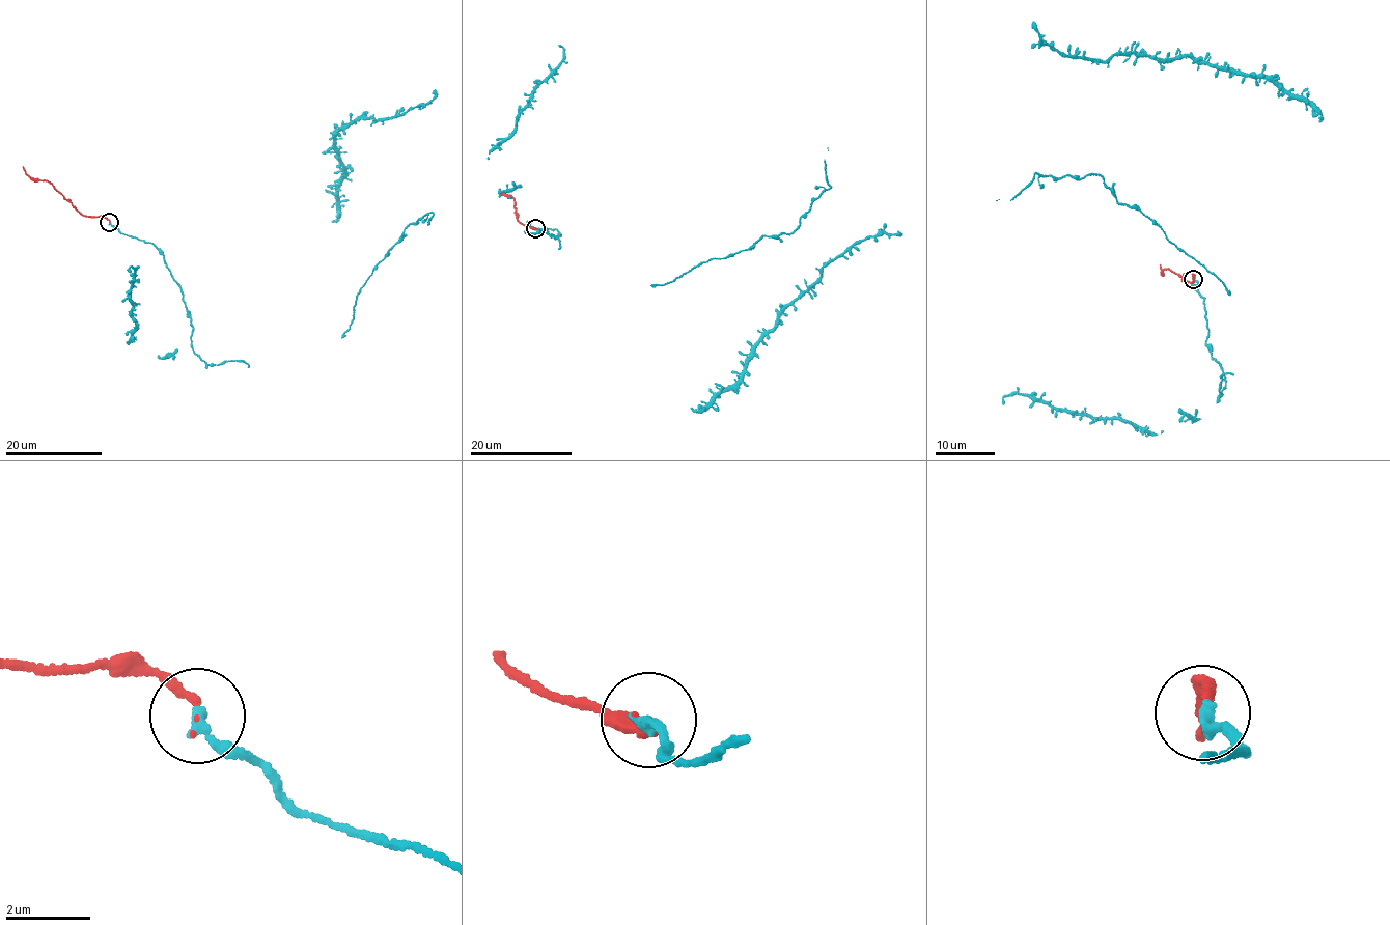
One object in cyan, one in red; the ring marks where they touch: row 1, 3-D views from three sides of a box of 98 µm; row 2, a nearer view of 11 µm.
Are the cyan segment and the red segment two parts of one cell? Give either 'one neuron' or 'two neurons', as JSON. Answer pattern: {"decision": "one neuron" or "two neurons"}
{"decision": "one neuron"}

